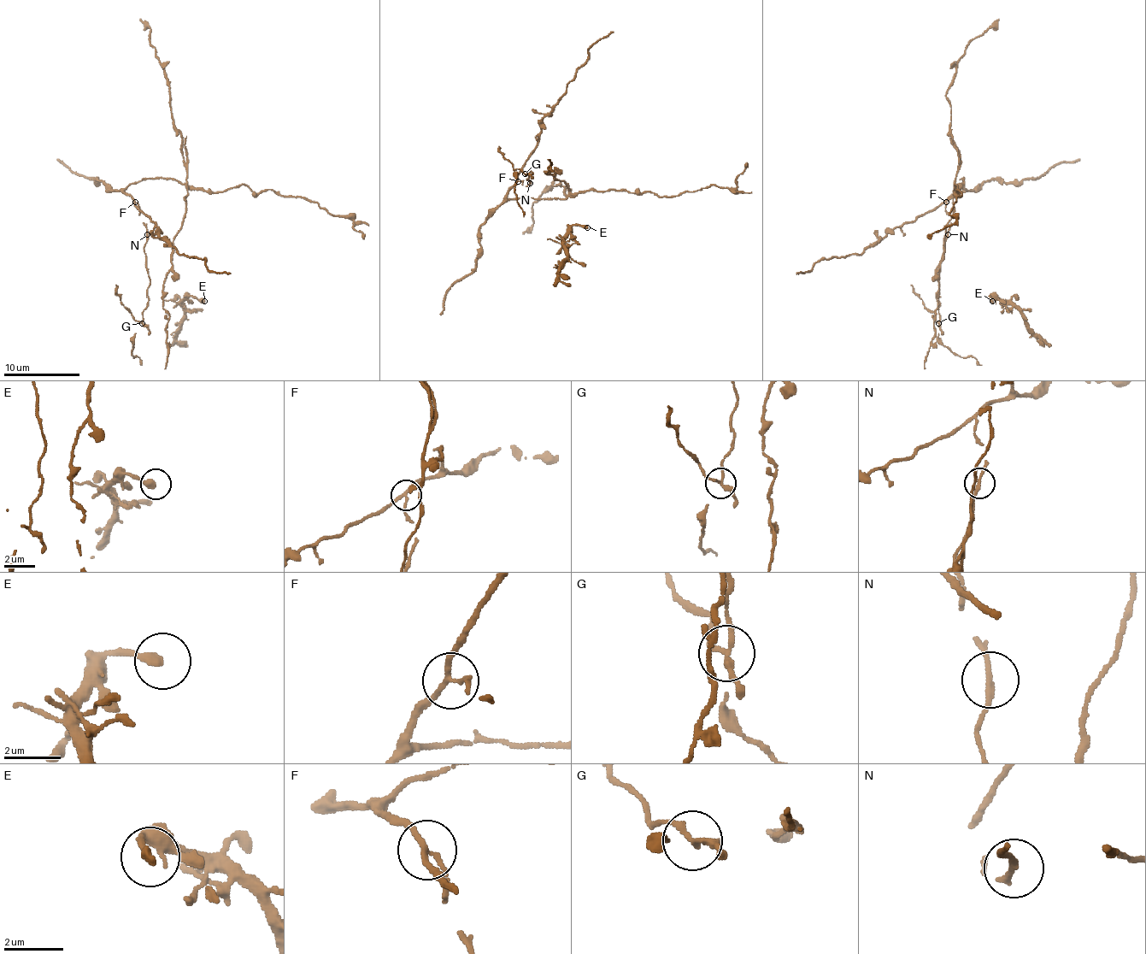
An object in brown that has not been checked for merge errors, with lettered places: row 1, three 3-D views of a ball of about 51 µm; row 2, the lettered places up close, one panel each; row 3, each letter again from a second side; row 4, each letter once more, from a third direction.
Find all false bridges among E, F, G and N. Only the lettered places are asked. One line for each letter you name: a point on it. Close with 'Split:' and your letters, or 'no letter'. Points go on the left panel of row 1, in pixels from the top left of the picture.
F: place (135, 202)
G: place (142, 323)
Split: F, G

